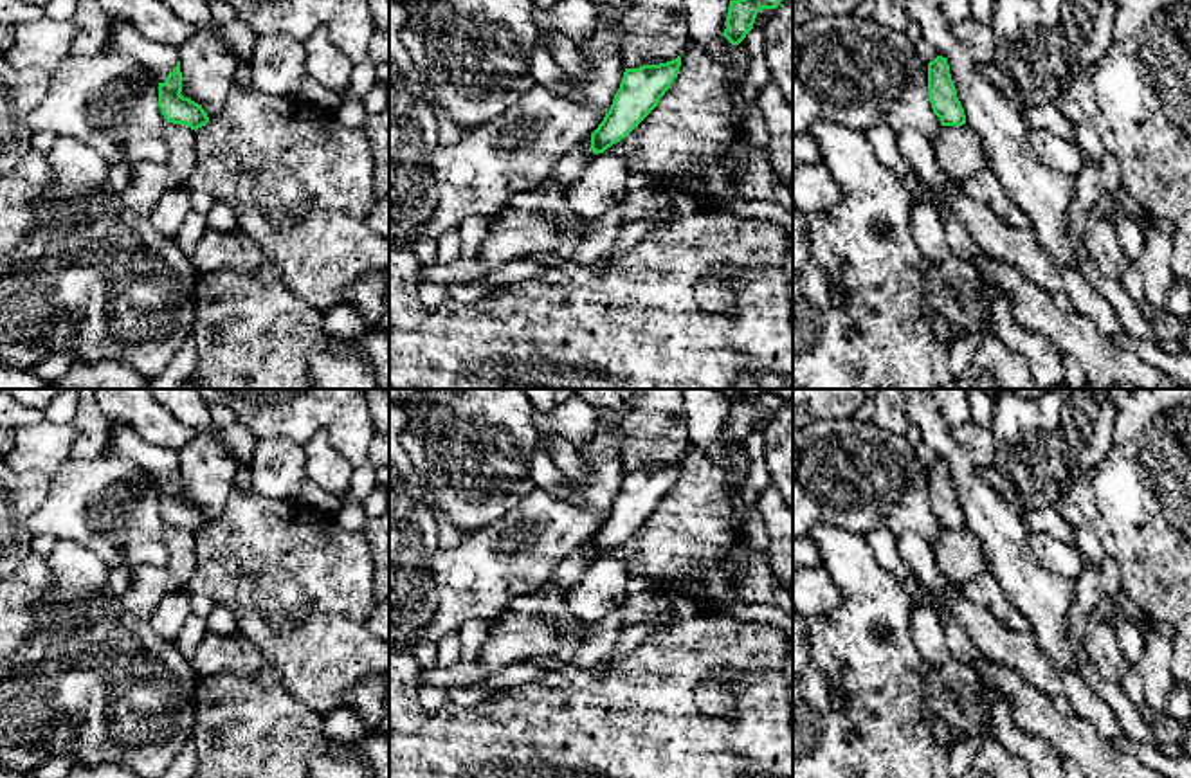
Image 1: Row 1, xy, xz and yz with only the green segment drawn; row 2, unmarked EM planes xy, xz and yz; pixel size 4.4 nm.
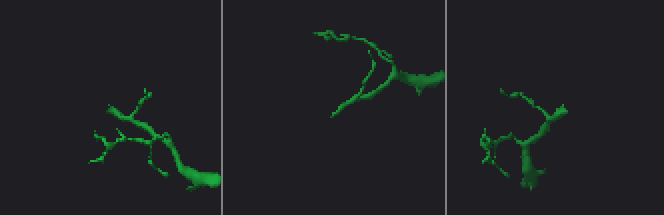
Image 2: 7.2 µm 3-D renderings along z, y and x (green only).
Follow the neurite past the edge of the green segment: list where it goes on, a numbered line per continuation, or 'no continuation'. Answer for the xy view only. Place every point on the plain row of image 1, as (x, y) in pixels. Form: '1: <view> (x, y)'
1: xy (157, 463)

